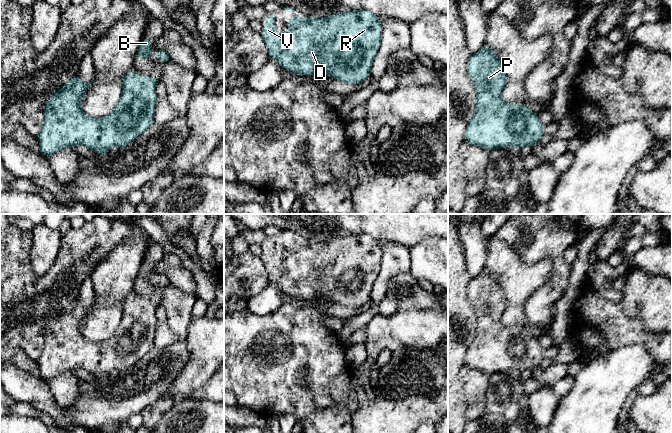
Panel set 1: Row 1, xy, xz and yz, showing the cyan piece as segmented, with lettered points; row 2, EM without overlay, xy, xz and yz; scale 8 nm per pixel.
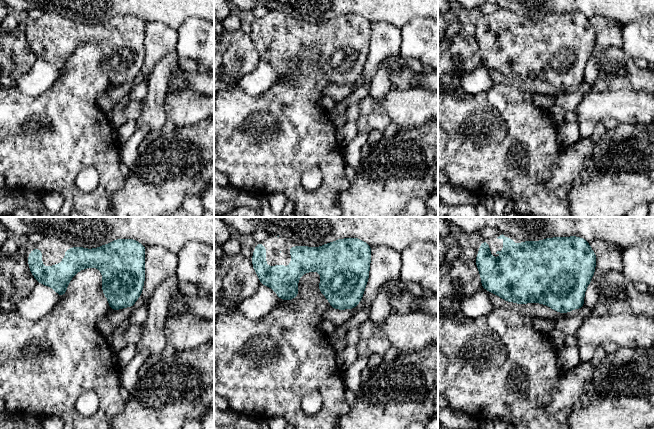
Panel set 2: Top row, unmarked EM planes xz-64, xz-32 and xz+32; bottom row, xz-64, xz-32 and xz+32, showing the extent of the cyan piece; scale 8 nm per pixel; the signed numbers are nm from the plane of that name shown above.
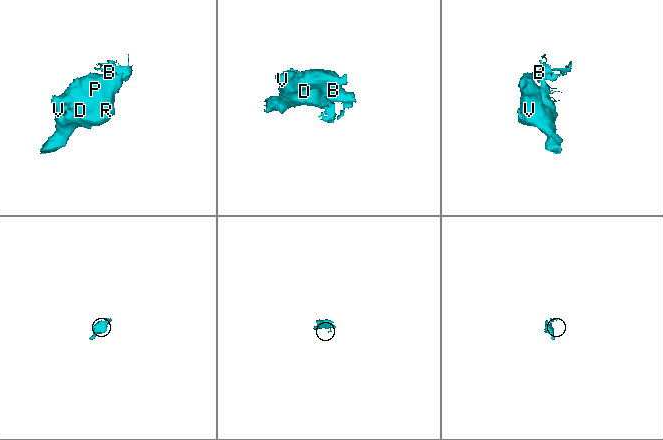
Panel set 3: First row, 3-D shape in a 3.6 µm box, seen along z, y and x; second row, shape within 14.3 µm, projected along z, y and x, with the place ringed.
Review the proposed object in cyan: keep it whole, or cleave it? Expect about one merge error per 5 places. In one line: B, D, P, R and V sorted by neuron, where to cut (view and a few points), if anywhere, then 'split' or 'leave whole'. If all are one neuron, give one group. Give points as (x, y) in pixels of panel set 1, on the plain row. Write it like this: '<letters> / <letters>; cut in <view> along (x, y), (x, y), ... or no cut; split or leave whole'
B D P R V; no cut; leave whole

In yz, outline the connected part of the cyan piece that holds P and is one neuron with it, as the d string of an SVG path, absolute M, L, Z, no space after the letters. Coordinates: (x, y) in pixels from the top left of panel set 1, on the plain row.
M484 269L477 277L471 279L467 288L467 296L474 307L477 324L474 340L468 347L465 356L465 365L489 375L508 370L520 374L525 370L539 368L544 359L544 349L540 346L538 339L530 336L526 330L505 328L501 323L507 299L496 277Z

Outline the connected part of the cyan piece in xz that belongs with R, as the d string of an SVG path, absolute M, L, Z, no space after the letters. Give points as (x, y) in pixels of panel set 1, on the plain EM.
M356 234L343 237L334 237L328 242L290 242L287 251L289 256L282 256L280 262L276 259L276 244L273 237L267 240L262 252L262 261L266 268L269 282L279 287L284 294L292 298L313 300L315 296L324 294L328 301L340 304L348 308L360 309L371 300L371 292L374 282L381 268L382 247L379 242L370 235Z

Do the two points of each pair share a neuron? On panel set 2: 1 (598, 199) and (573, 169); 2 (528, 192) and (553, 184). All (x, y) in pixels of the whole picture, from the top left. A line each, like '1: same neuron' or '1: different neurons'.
1: different neurons
2: different neurons

